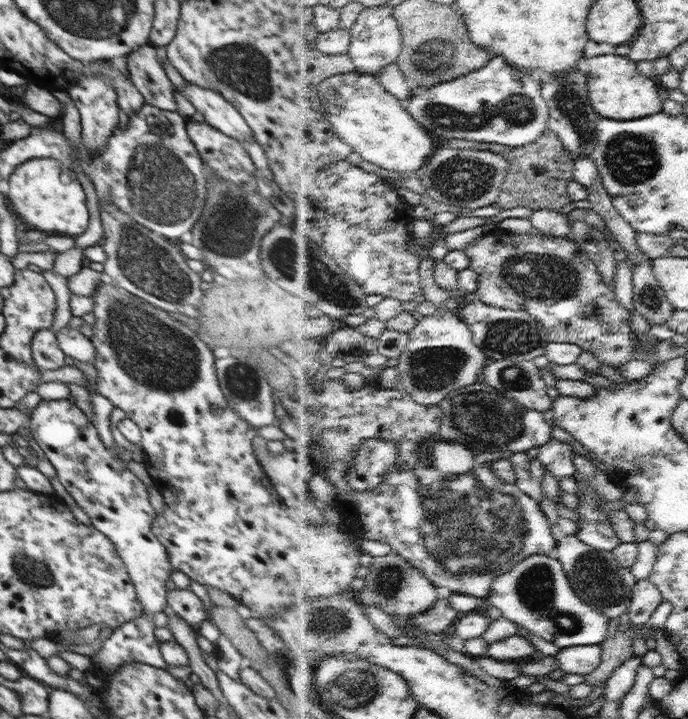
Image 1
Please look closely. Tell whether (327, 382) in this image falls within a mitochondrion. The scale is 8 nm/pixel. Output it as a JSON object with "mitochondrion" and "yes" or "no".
{"mitochondrion":"no"}

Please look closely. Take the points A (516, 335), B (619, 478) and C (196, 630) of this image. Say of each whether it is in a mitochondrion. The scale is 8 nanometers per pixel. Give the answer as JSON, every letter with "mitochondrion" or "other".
{"A":"mitochondrion","B":"other","C":"other"}

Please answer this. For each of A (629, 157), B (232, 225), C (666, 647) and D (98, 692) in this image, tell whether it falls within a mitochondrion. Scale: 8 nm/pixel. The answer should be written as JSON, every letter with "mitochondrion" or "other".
{"A":"mitochondrion","B":"mitochondrion","C":"other","D":"other"}

